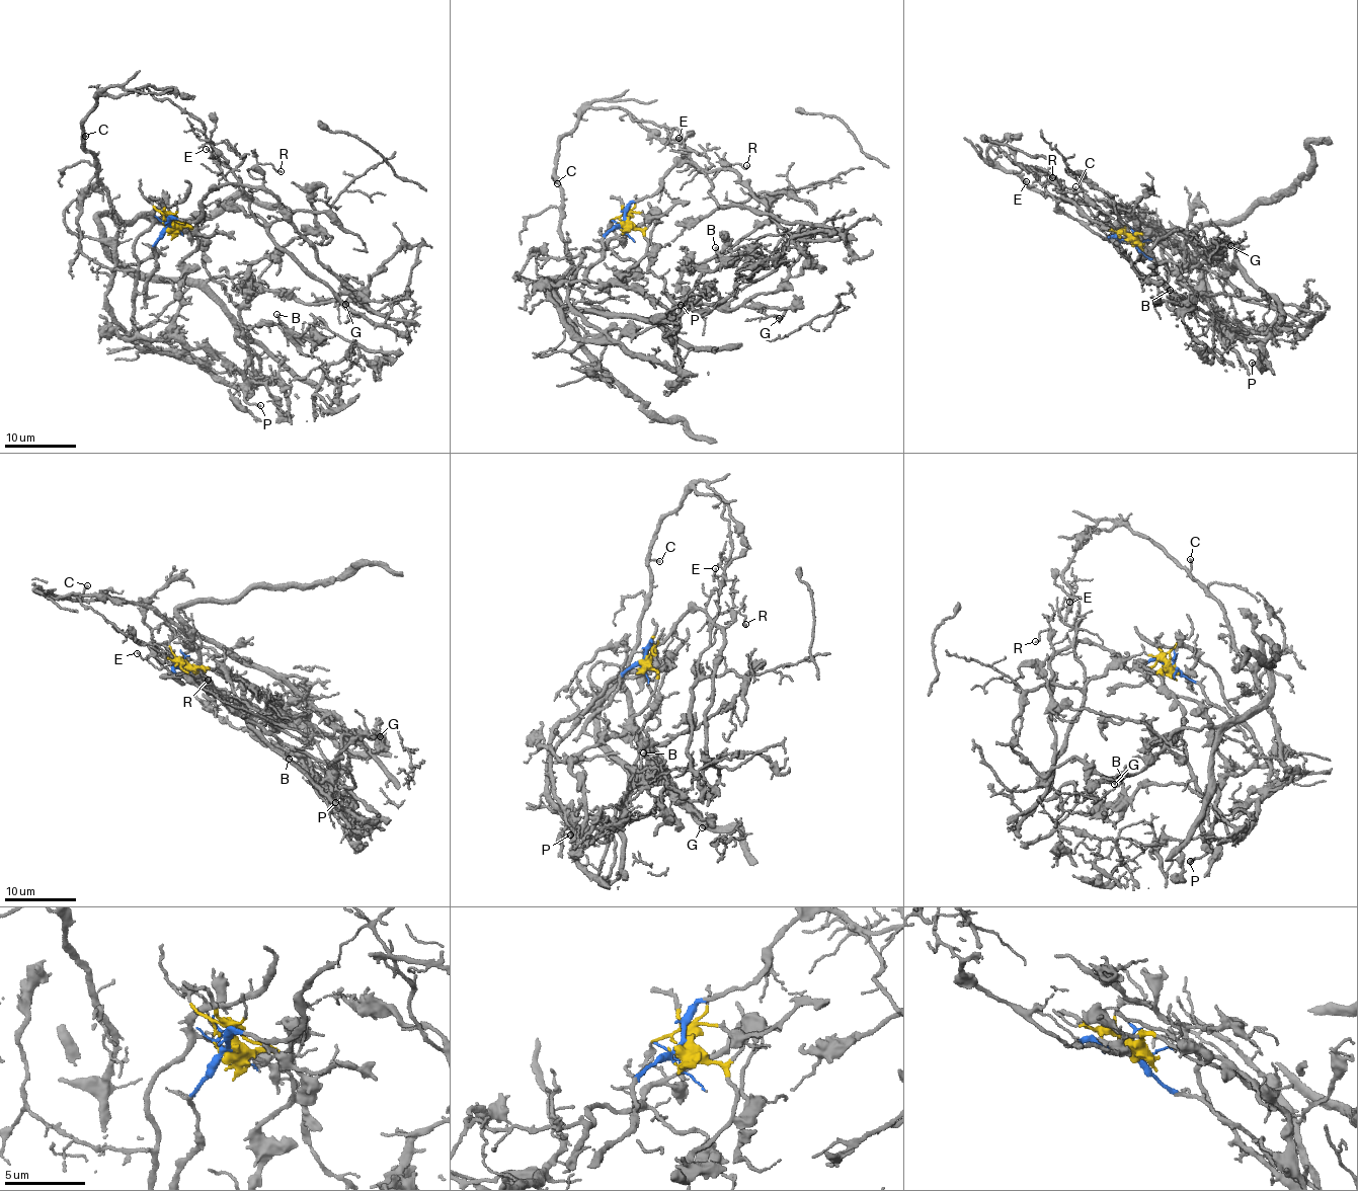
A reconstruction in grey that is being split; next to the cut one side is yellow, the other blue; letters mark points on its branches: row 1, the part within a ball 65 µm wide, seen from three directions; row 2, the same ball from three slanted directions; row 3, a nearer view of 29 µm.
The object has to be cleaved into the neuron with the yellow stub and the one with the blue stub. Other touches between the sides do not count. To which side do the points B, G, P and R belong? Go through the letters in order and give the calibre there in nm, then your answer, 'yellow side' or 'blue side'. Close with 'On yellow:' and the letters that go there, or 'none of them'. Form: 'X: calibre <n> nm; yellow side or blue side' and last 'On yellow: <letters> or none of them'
B: calibre 240 nm; yellow side
G: calibre 160 nm; yellow side
P: calibre 180 nm; yellow side
R: calibre 110 nm; blue side
On yellow: B, G, P

